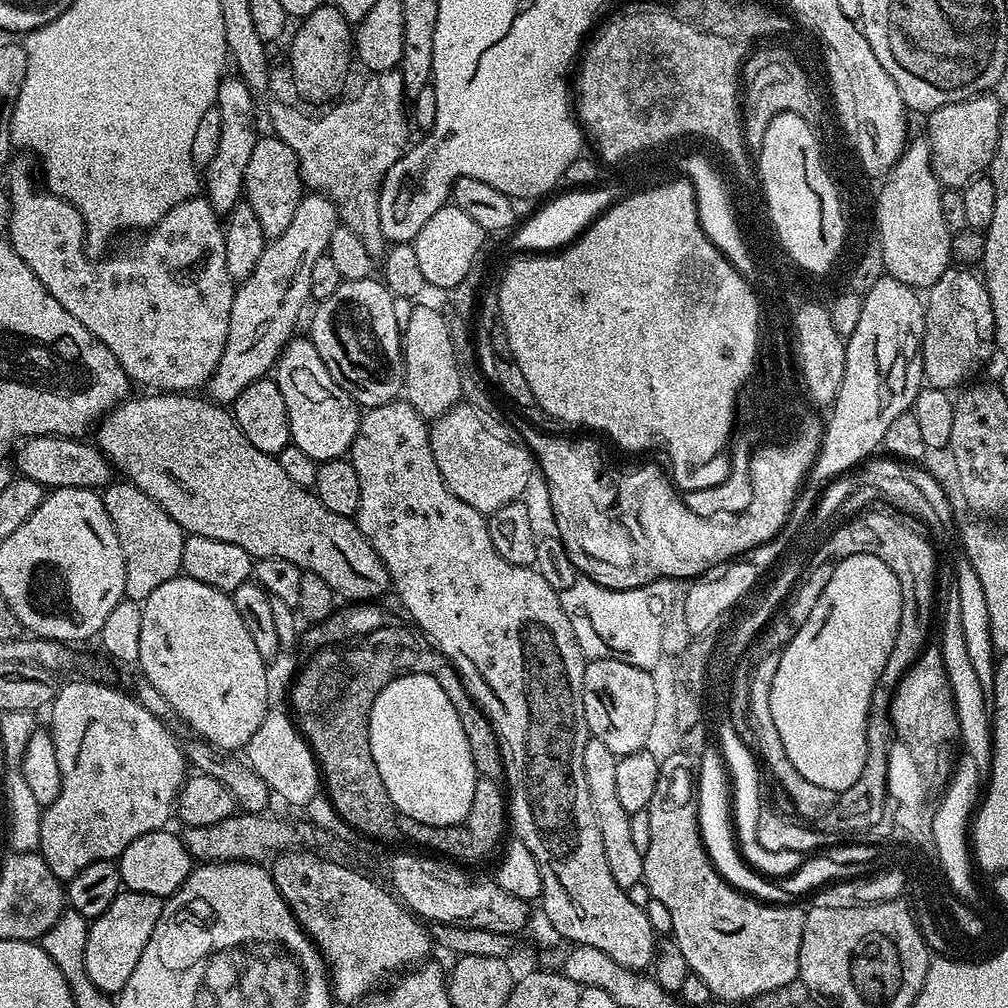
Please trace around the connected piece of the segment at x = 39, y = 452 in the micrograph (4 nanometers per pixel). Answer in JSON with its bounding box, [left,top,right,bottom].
[15,436,114,488]

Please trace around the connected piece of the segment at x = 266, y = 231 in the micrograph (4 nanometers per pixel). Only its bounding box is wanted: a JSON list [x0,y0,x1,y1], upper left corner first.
[243,134,305,240]

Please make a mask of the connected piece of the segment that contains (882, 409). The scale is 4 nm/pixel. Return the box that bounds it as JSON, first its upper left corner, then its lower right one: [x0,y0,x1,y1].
[811,274,925,480]

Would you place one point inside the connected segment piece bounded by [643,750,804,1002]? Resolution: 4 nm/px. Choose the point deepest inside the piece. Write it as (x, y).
(741, 947)

